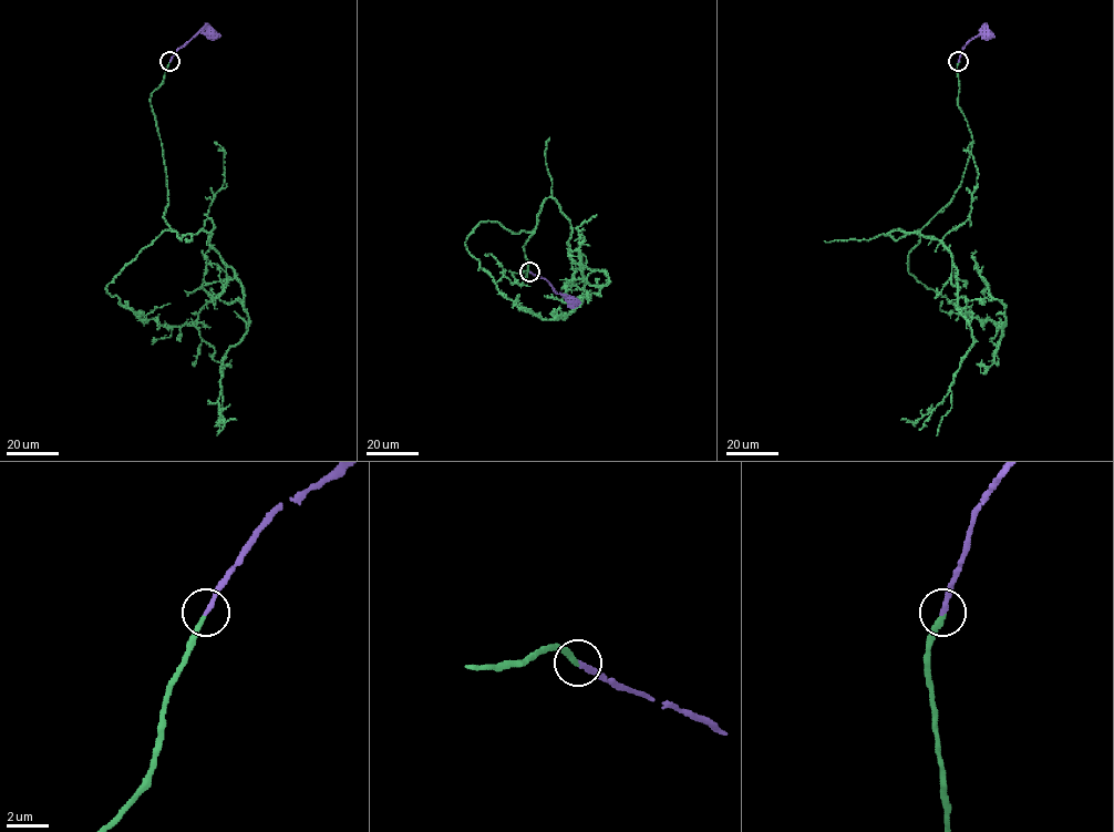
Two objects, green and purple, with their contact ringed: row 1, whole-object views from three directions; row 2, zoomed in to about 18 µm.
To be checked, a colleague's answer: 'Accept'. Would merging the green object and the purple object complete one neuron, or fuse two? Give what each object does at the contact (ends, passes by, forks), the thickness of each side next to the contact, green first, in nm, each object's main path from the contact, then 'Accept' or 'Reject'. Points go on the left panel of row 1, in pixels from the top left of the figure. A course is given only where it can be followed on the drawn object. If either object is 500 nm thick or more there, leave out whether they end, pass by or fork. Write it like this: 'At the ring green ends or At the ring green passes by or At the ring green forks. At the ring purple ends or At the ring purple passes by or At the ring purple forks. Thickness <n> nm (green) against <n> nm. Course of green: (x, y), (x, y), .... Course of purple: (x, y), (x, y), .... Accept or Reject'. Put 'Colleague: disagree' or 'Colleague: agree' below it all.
At the ring green ends. At the ring purple ends. Thickness 220 nm (green) against 240 nm. Course of green: (169, 62), (150, 98), (163, 216), (179, 239), (212, 233), (240, 284), (248, 322), (217, 422), (237, 420). Course of purple: (169, 61), (197, 32), (213, 36). Accept
Colleague: agree

